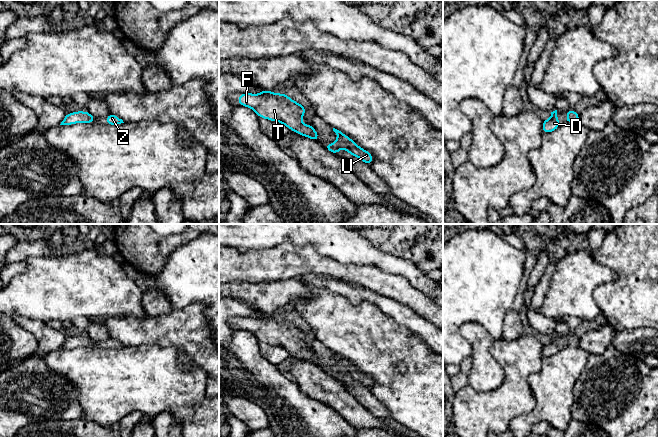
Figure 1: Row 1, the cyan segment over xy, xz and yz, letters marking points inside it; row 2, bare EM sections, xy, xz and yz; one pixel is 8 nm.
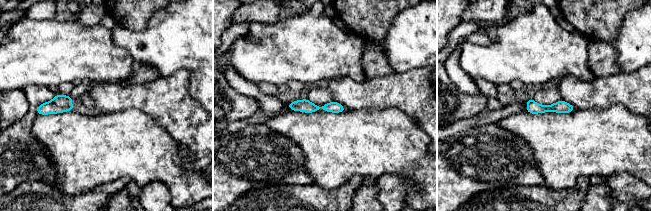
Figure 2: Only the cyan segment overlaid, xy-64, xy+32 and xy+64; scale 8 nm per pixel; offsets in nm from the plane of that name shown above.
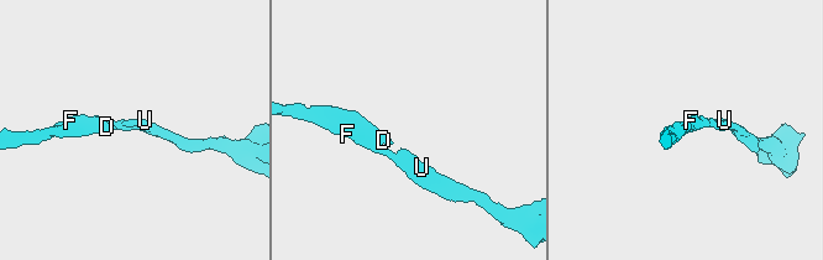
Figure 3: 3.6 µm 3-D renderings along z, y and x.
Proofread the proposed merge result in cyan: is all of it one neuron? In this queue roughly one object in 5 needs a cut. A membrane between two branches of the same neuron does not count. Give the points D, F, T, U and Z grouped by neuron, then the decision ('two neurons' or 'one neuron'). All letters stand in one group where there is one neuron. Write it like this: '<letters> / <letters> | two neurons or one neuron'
D F T U Z | one neuron

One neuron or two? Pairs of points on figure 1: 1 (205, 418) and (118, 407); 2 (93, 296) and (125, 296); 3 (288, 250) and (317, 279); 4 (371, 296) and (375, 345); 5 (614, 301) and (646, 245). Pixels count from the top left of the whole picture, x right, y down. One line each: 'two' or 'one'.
1: one
2: one
3: two
4: two
5: one

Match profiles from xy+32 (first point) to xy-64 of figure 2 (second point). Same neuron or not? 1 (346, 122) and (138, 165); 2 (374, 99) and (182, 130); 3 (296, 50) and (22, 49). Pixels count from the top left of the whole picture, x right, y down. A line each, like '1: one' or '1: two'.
1: one
2: one
3: one

